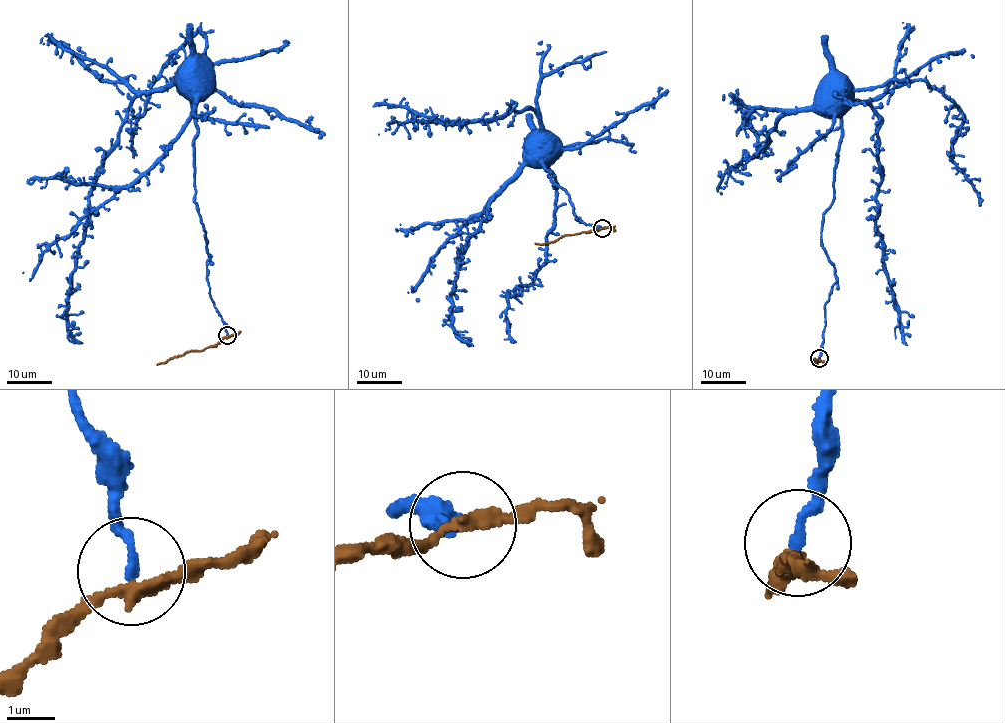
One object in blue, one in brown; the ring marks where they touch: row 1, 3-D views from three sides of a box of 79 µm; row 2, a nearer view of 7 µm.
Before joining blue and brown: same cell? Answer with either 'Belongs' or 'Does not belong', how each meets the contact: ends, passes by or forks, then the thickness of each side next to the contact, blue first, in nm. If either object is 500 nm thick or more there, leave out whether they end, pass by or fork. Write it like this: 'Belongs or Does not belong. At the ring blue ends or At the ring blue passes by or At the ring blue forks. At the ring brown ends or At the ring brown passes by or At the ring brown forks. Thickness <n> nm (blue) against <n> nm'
Does not belong. At the ring blue ends. At the ring brown passes by. Thickness 200 nm (blue) against 240 nm

